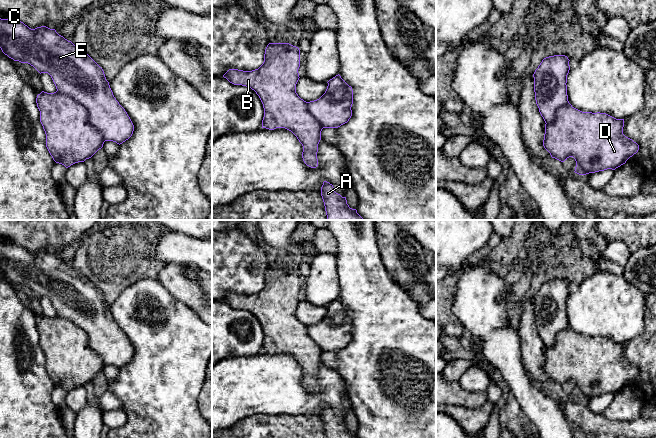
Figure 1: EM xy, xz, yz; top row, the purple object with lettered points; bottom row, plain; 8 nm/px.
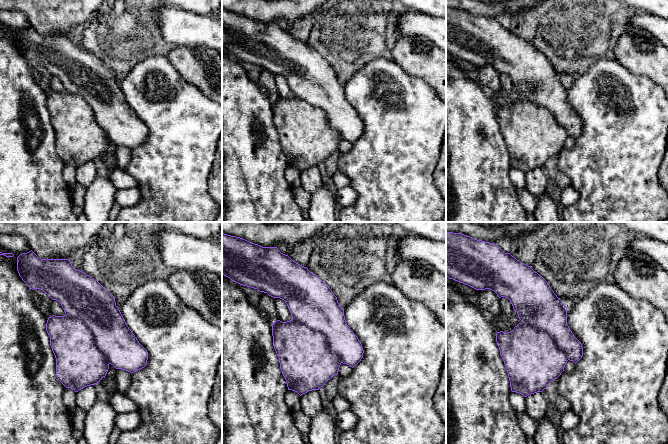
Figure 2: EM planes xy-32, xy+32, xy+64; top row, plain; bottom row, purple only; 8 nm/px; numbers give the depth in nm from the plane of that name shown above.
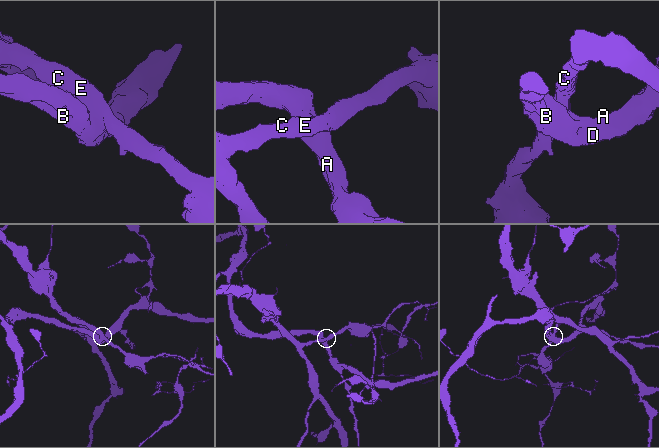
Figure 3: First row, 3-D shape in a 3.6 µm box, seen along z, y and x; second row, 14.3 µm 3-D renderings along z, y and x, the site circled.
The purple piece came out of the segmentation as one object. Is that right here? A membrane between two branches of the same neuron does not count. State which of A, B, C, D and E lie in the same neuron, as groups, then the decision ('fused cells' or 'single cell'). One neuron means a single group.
A B D / C E | fused cells

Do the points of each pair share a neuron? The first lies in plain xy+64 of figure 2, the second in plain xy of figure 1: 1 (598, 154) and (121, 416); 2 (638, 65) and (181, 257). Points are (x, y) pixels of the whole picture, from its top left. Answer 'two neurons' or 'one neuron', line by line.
1: two neurons
2: two neurons

